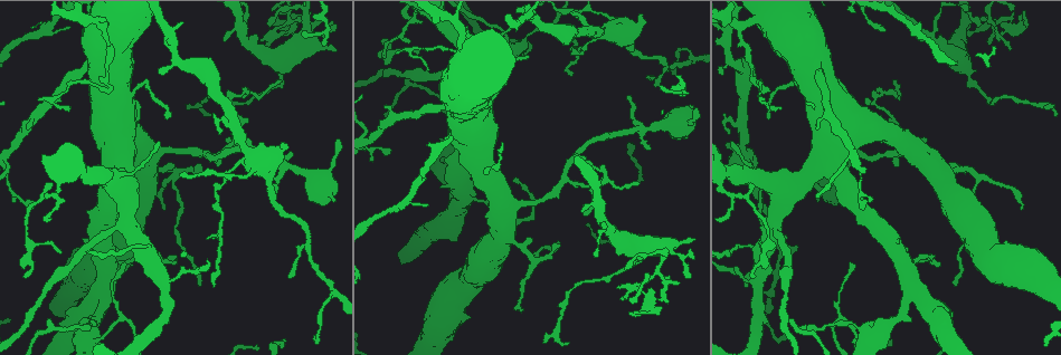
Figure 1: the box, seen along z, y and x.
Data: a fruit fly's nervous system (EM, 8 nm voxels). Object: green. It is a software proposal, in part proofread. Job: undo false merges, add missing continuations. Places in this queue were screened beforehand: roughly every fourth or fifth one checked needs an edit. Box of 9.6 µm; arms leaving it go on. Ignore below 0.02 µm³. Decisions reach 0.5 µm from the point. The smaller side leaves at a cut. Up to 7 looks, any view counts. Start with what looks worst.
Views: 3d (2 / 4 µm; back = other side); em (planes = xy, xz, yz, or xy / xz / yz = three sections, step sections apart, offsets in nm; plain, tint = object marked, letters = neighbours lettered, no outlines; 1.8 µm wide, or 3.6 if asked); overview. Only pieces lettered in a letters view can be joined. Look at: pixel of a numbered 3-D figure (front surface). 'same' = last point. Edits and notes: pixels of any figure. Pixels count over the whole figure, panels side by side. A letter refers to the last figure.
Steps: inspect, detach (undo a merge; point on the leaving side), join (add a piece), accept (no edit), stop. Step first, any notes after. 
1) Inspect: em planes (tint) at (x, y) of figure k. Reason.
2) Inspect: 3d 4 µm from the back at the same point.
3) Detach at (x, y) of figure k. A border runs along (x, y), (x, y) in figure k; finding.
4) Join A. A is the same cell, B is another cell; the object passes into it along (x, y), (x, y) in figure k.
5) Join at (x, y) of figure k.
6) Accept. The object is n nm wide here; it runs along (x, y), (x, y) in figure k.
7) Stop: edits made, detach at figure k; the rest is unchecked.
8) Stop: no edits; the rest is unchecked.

Inspect: 3d 4 µm at (132, 94) of figure 1. Sudden change in width.

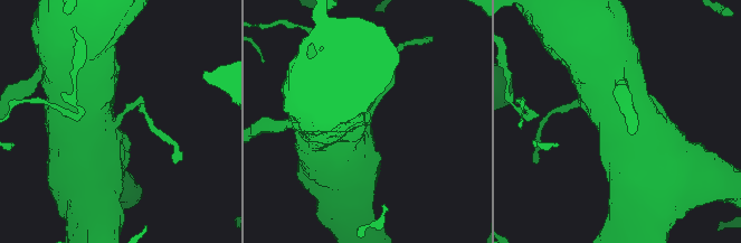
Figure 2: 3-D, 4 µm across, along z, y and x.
Inspect: em 3.6 µm xz step 8 (letters) at (113, 122) of figure 2.

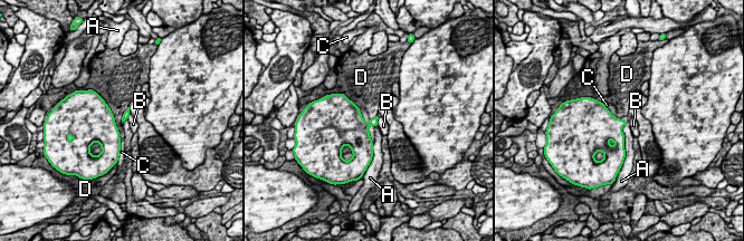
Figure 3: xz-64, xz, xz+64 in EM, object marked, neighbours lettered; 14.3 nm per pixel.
Accept. A, B, C and D are other cells; a border runs along (113, 116), (120, 138), (117, 161) in figure 3; continuous, no second cell.

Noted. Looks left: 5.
Inspect: em xz step 4 (tint) at (850, 324) of figure 1. Thin neck.

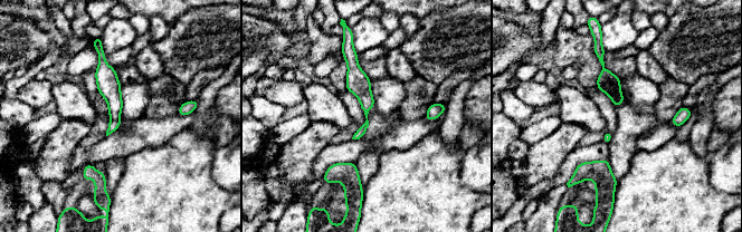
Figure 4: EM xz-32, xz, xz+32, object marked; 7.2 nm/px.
Inspect: em xz step 4 (letters) at the same point.

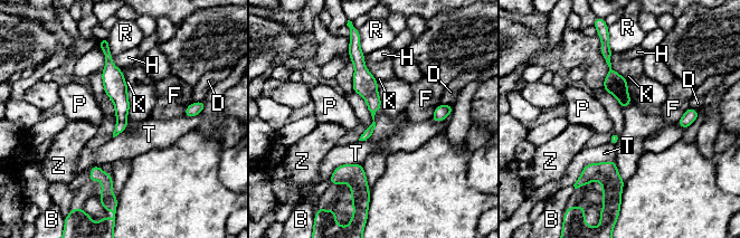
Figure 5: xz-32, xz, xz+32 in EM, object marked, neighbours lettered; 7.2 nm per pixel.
Accept. B, D, F, H, K, P, R, T and Z are other cells; it runs along (357, 53), (372, 100), (373, 124), (363, 137) in figure 5; continuous, no second cell.

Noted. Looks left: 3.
Inspect: em planes (letters) at (34, 208) of figure 1. Branch stops here.

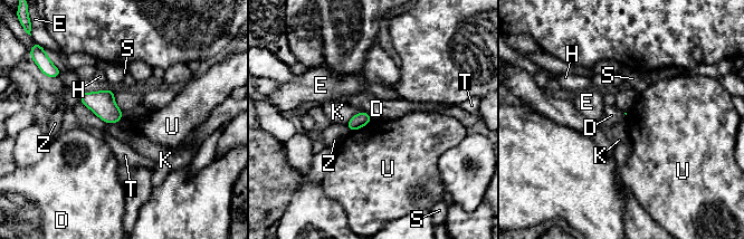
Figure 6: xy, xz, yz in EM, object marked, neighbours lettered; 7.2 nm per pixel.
Accept. The longest contact is with K, 320 nm; D, E, H, K, S, T, U and Z are other cells; a border runs along (123, 113), (121, 120) in figure 6; no lettered piece goes on from it.

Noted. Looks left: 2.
Stop: no edits; the rest is unchecked.

